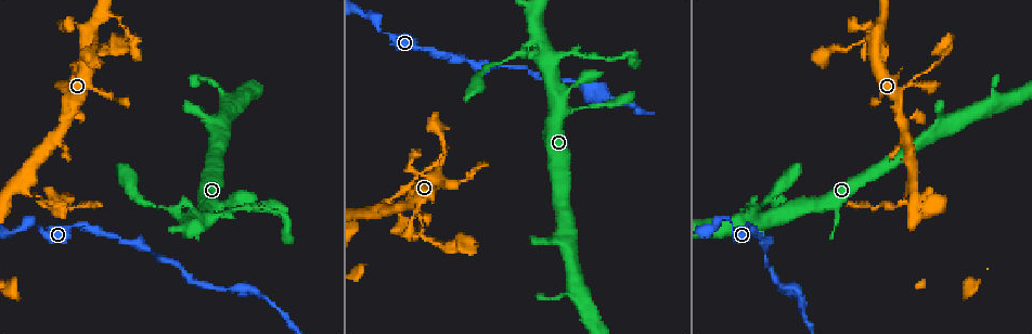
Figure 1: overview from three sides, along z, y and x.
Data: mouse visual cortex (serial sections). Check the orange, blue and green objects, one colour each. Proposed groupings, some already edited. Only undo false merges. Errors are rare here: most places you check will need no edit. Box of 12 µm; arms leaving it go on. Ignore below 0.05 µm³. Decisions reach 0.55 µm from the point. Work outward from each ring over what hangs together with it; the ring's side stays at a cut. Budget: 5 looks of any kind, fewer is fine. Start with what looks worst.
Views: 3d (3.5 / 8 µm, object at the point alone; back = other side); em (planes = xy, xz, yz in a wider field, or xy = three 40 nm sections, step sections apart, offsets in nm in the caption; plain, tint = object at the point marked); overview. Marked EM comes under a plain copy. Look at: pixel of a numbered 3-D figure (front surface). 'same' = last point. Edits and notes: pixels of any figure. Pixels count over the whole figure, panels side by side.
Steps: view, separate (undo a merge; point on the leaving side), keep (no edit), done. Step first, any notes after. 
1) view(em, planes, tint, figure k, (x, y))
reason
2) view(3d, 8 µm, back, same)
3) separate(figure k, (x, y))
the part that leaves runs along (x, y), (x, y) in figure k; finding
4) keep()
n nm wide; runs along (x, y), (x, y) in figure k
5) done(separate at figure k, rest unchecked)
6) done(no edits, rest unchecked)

view(3d, 8 µm, figure 1, (905, 204))
a fork

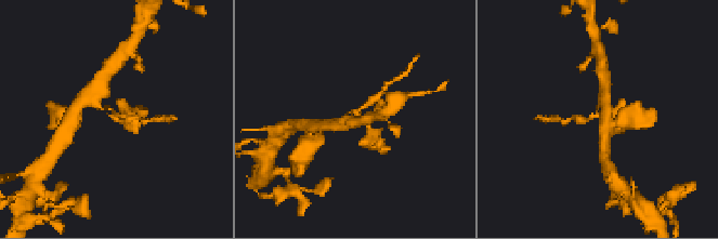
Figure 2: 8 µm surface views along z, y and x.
view(3d, 3.5 µm, figure 2, (359, 115))
closer look

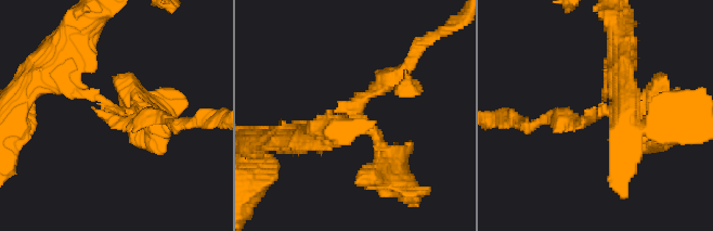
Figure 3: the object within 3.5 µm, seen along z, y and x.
view(em, xy, step 3, tint, figure 3, (601, 110))
3 arms; arms of 250, 250, 300 nm; now the EM

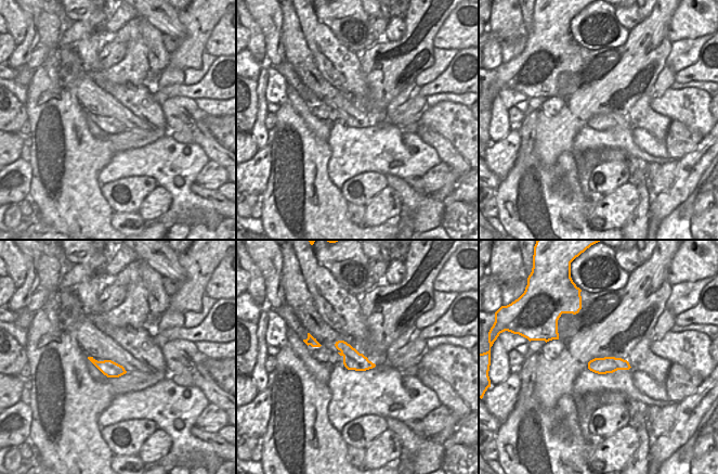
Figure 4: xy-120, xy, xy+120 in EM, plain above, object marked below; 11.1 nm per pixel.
keep()
220 nm wide; runs along (66, 65), (79, 95), (145, 115) in figure 3; one cell here

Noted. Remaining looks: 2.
view(3d, 3.5 µm, figure 1, (581, 56))
a narrow waist

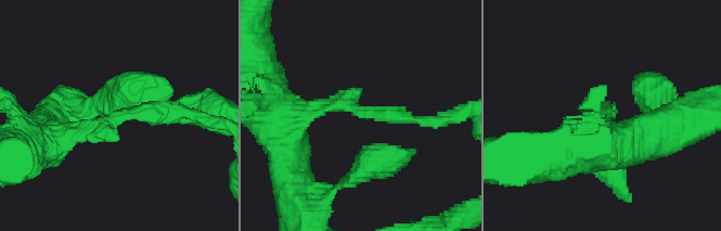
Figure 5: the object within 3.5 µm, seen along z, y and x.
view(em, xy, step 1, tint, figure 5, (365, 110))
arms of 150, 200 nm

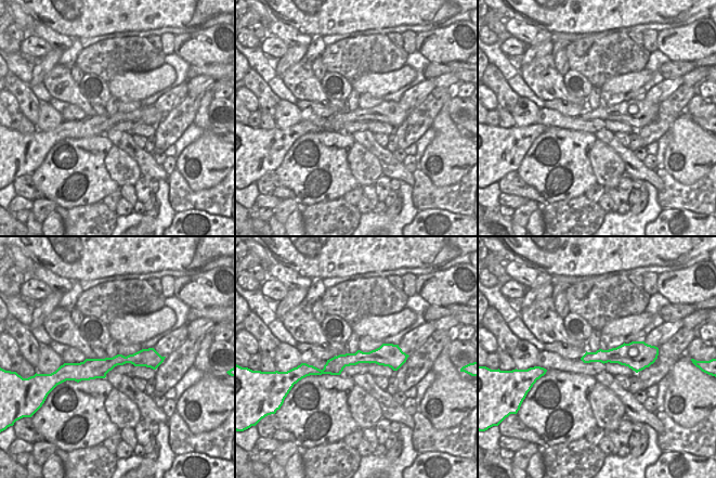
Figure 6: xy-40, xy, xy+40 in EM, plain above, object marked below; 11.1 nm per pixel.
keep()
runs along (40, 143), (124, 114), (194, 114) in figure 5; all the same cell

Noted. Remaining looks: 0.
done(no edits, rest unchecked)

